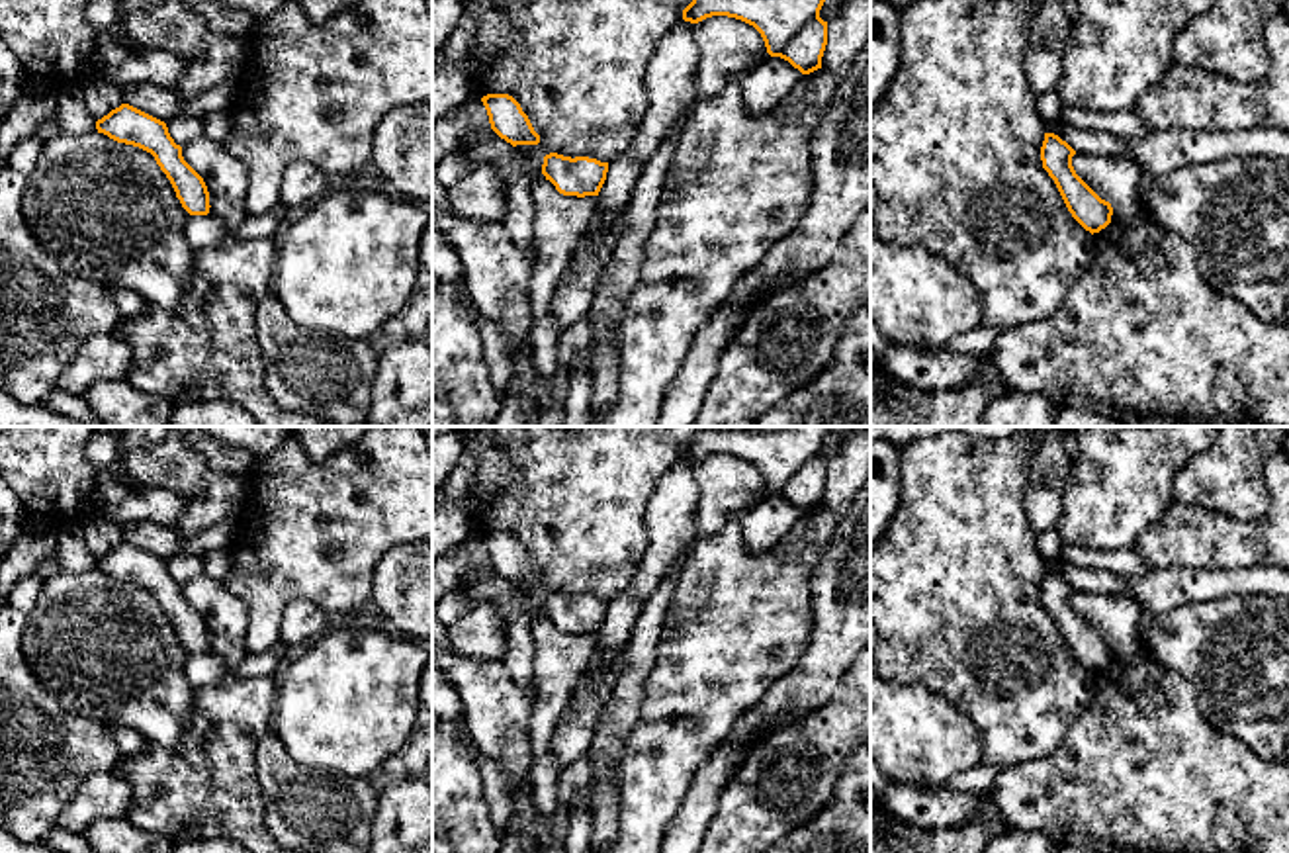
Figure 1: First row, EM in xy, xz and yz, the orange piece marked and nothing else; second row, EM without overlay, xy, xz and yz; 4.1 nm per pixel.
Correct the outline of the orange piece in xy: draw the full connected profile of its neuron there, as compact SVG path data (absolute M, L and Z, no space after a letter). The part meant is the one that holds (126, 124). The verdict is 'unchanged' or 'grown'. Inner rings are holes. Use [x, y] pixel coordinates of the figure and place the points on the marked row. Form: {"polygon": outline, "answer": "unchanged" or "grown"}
{"polygon": "M121 104L96 121L98 133L151 153L170 180L176 198L190 215L209 213L209 192L203 178L184 160L164 121Z", "answer": "unchanged"}

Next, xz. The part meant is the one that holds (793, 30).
{"polygon": "M692 0L683 20L698 23L728 16L753 25L771 57L788 61L802 74L822 68L827 22L820 18L825 0Z", "answer": "unchanged"}

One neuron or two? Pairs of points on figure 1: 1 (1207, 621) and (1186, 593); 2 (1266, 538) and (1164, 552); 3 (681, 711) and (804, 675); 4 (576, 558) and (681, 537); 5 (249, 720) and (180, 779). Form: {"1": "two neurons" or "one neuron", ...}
{"1": "two neurons", "2": "one neuron", "3": "two neurons", "4": "two neurons", "5": "one neuron"}

